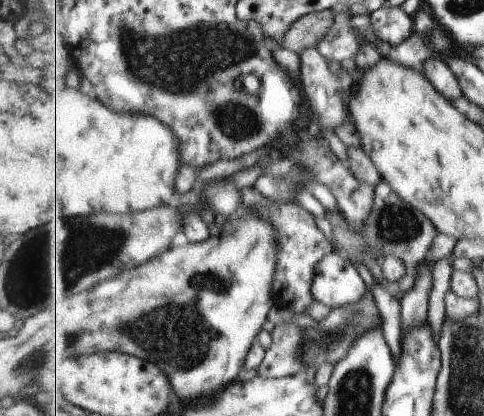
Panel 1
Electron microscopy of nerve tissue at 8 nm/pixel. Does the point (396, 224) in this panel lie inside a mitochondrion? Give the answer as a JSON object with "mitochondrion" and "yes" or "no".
{"mitochondrion":"yes"}

